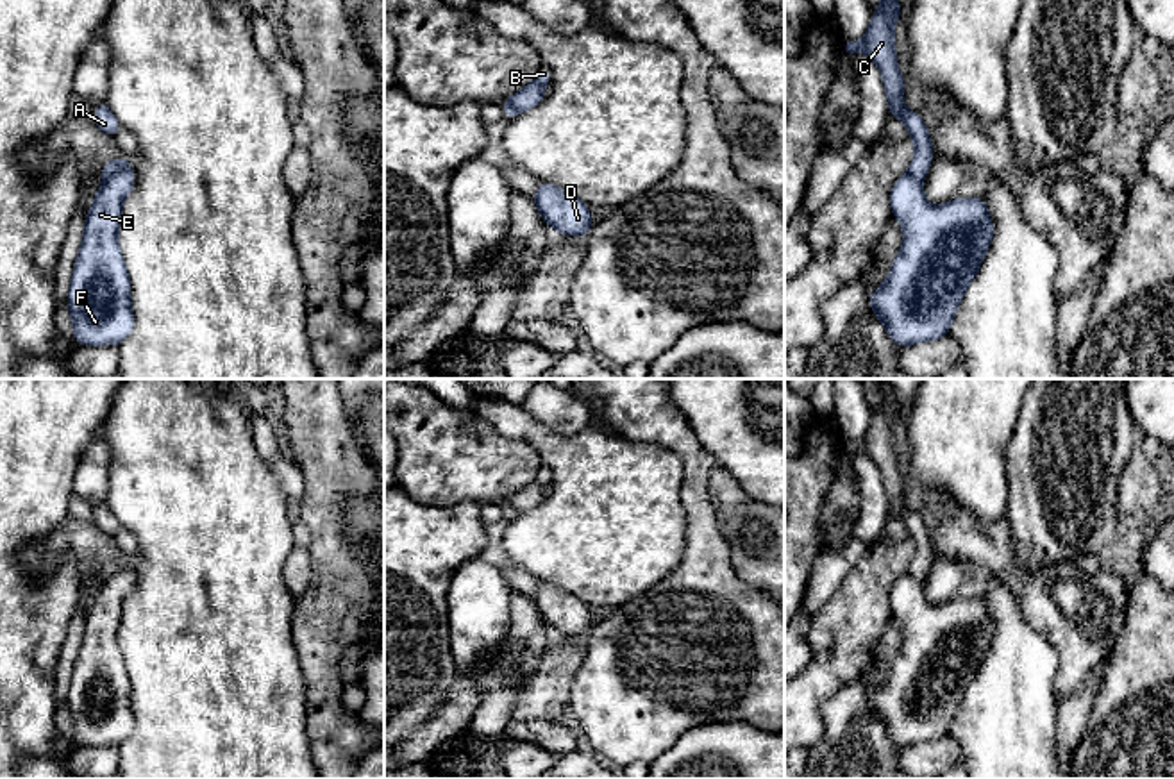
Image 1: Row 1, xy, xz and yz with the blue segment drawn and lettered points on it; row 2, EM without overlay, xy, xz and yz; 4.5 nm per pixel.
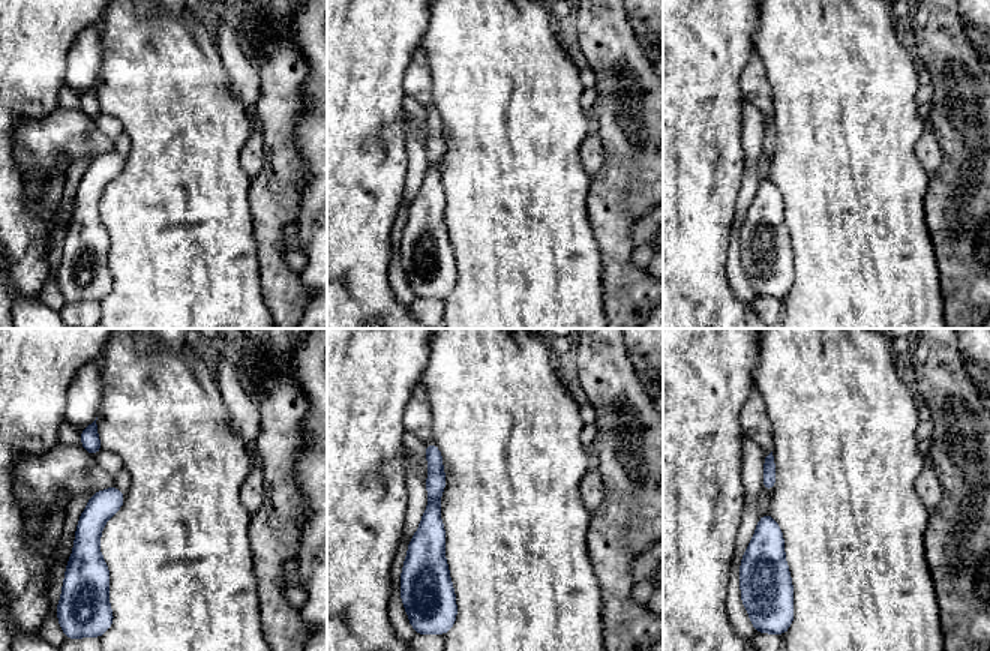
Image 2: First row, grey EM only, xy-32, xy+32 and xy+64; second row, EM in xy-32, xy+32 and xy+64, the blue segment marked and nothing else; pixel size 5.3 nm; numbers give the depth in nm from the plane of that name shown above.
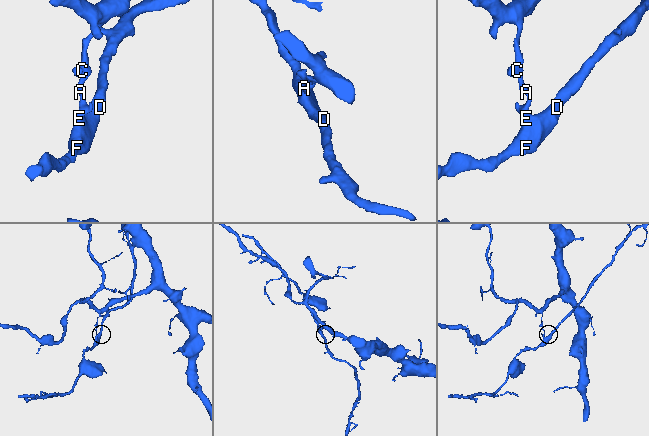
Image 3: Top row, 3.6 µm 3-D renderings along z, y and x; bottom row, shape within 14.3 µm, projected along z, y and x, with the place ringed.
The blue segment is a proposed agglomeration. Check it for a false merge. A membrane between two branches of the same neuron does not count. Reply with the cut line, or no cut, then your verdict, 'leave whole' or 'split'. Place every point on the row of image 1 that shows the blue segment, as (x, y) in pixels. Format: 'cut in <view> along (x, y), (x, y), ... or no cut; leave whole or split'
cut in xy along (127, 165), (104, 179); split

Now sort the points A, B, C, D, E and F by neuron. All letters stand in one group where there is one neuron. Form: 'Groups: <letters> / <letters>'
Groups: A C / B D E F

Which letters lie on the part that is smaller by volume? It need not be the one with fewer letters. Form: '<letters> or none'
B, D, E, F

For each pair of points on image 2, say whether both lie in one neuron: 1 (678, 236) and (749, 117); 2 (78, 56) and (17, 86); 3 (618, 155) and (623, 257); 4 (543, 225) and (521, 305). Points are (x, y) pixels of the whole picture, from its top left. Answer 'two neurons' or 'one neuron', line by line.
1: two neurons
2: two neurons
3: one neuron
4: one neuron

